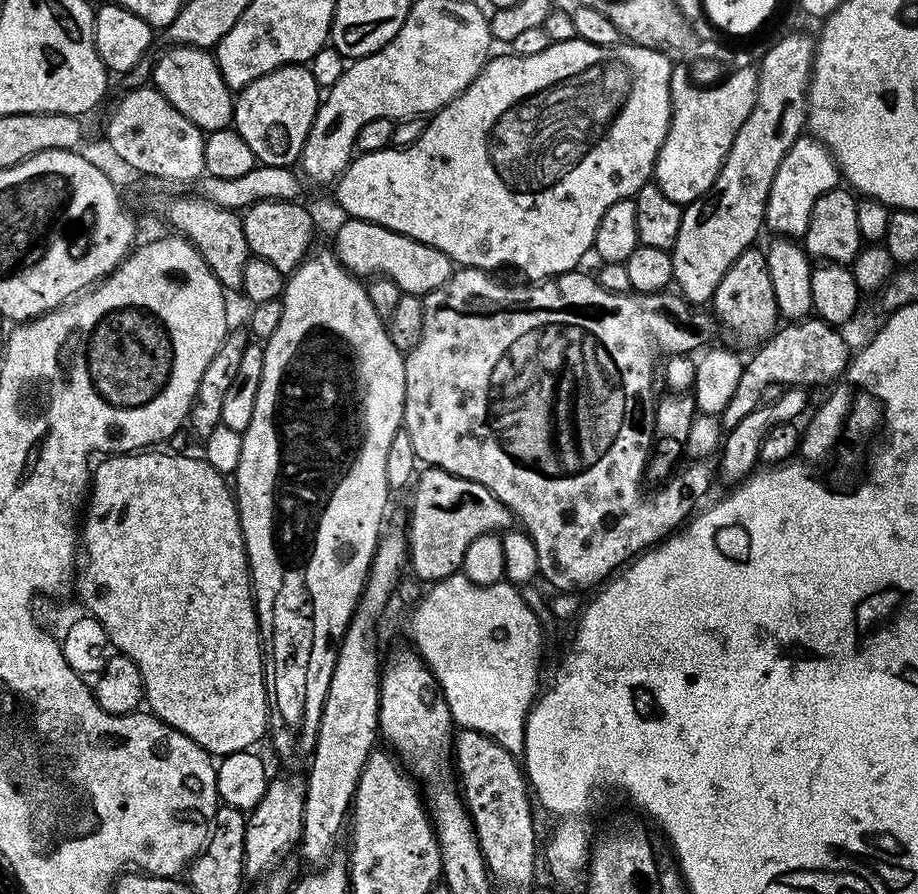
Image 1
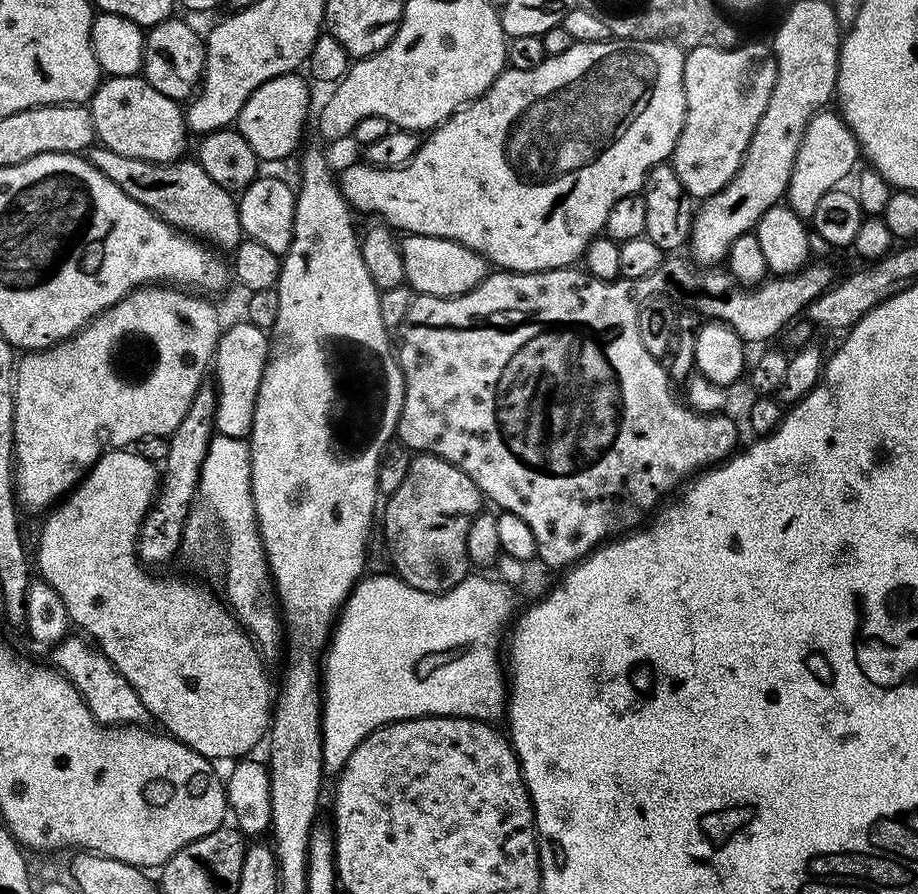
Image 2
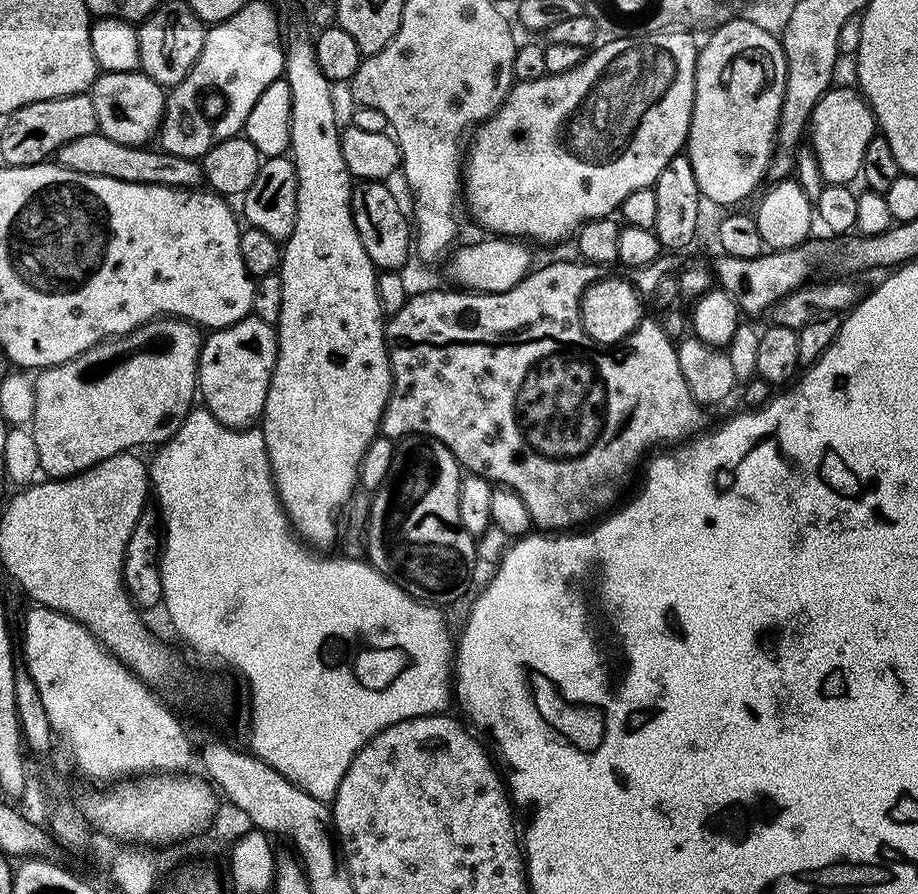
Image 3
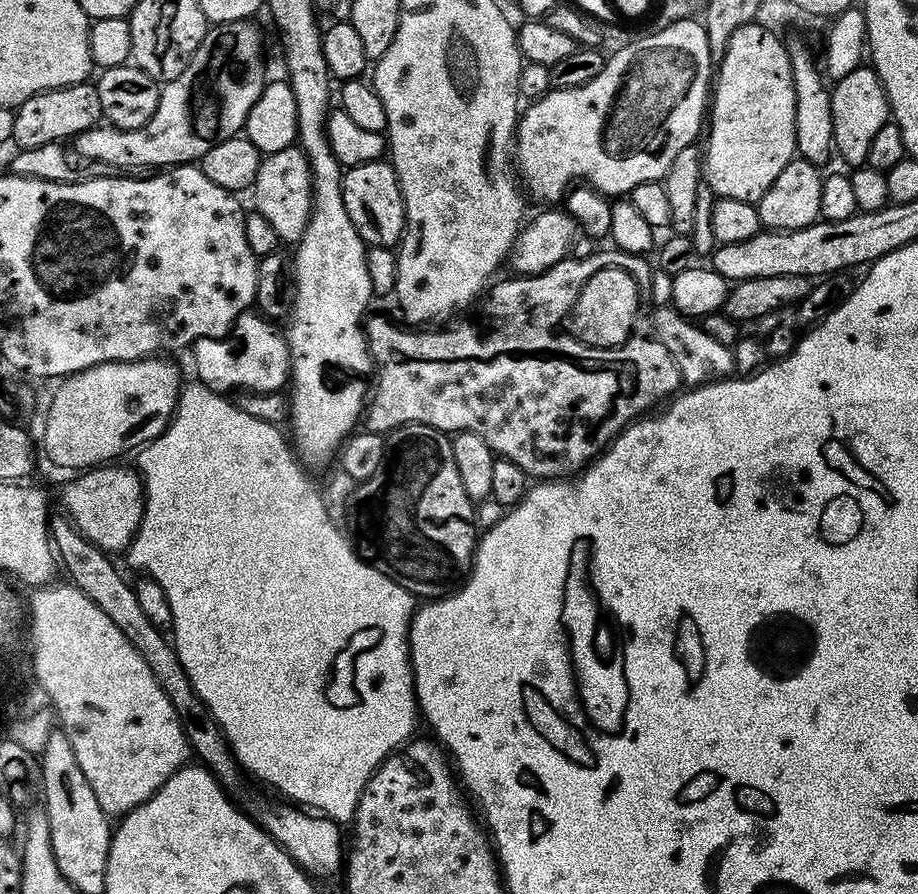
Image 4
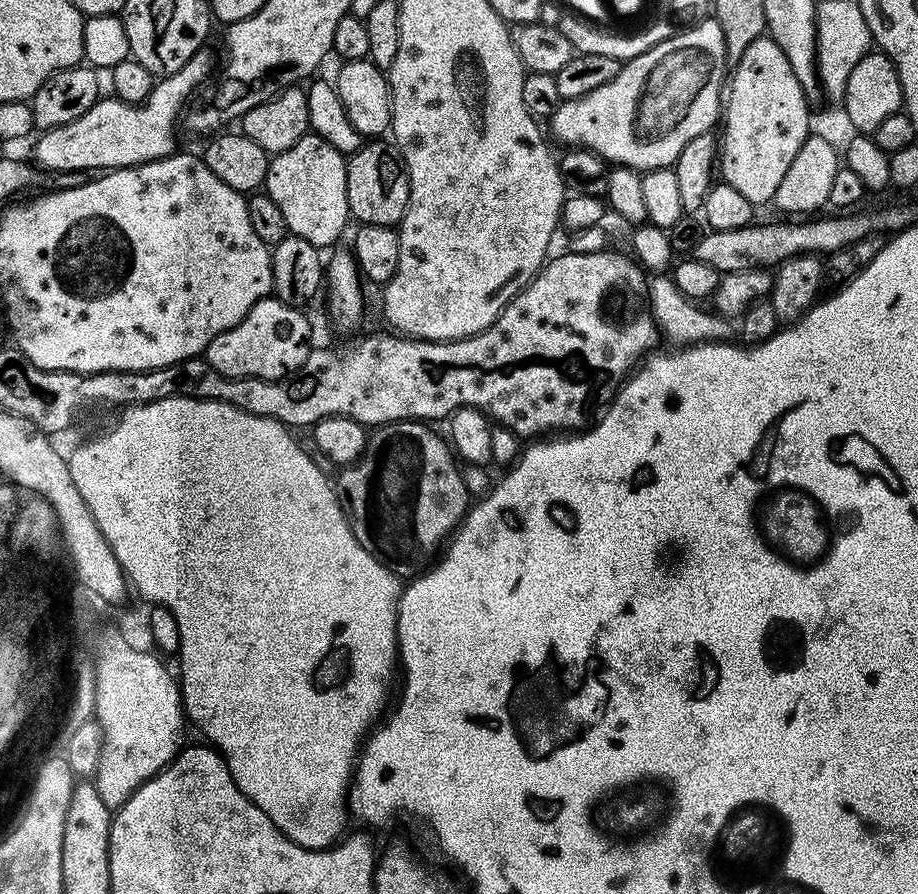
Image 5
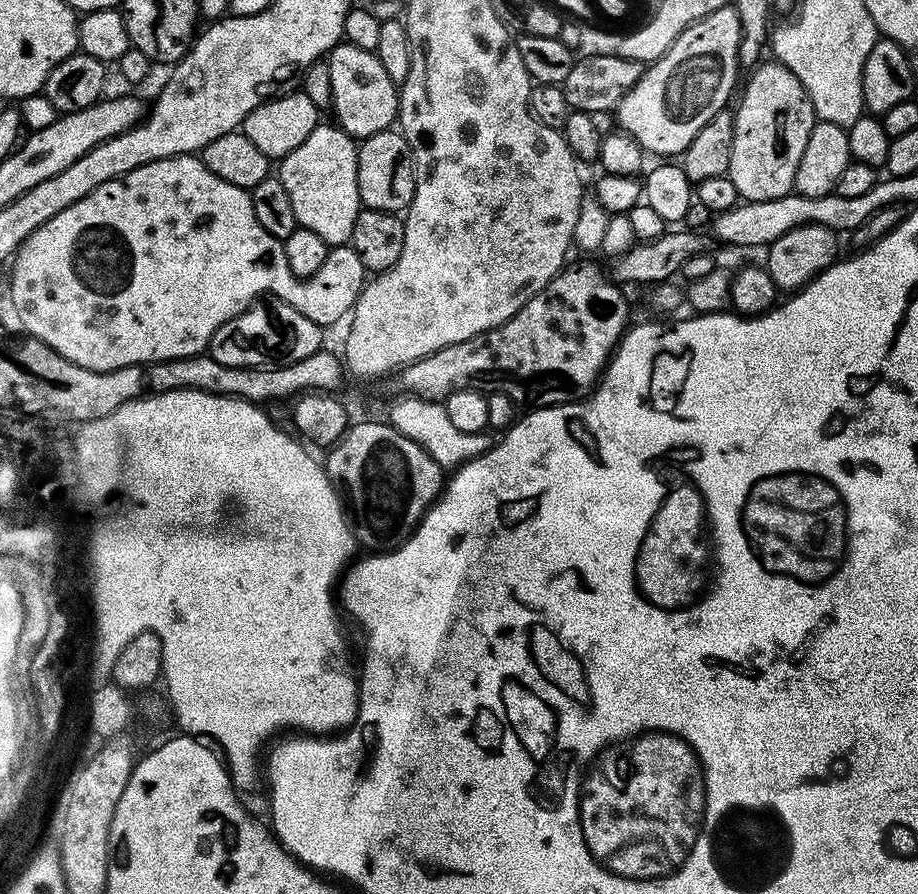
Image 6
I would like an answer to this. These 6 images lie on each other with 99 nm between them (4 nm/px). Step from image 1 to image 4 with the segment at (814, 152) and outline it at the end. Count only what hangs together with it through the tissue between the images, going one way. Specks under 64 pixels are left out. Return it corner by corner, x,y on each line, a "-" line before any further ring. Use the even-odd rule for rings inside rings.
871,66
850,70
846,78
831,85
830,110
832,111
833,141
835,151
851,166
860,166
868,159
870,142
882,126
889,123
890,109
882,82

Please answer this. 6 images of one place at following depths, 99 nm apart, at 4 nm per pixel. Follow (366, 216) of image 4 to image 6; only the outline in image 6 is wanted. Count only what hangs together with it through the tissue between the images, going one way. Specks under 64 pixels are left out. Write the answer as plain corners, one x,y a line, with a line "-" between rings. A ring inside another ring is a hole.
389,130
370,134
370,138
359,141
358,154
358,194
363,207
383,212
403,213
412,205
416,197
416,168
412,164
412,151
404,133

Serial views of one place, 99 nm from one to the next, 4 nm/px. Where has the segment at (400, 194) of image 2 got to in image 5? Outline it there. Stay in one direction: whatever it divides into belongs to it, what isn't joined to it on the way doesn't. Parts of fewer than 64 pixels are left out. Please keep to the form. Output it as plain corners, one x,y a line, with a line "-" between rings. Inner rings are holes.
708,18
701,19
701,24
696,24
693,28
688,28
685,32
680,32
677,34
670,34
664,41
658,42
652,49
646,50
645,53
639,54
637,57
634,57
632,60
625,60
621,63
620,72
612,81
607,81
604,84
598,86
594,90
590,90
585,96
582,97
574,97
572,99
565,99
561,104
556,107
555,114
552,115
550,118
550,124
552,124
552,132
554,135
557,136
558,139
561,140
562,143
568,144
564,146
571,146
572,148
588,148
592,152
597,152
599,156
604,159
609,165
612,166
619,166
621,168
634,168
639,170
641,173
649,172
652,168
672,168
675,165
676,159
678,158
678,154
682,154
682,146
686,146
686,142
690,142
690,138
698,138
698,134
702,134
703,132
709,131
713,126
712,123
717,123
718,117
721,115
722,112
722,89
725,87
726,84
726,67
725,67
725,60
726,60
726,42
723,38
722,26
719,25
719,22
715,18

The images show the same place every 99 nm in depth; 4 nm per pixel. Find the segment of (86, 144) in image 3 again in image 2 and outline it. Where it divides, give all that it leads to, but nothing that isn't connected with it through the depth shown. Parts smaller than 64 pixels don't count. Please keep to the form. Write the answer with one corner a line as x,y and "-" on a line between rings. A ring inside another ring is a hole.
103,146
93,147
86,159
103,176
110,178
110,182
114,182
122,194
130,194
134,202
142,202
142,206
149,208
156,216
161,216
173,228
187,230
201,237
209,236
228,250
235,250
242,241
237,197
218,186
218,182
213,182
210,174
202,170
199,160
181,158
155,164
142,158
126,158
126,154
114,154
114,150

